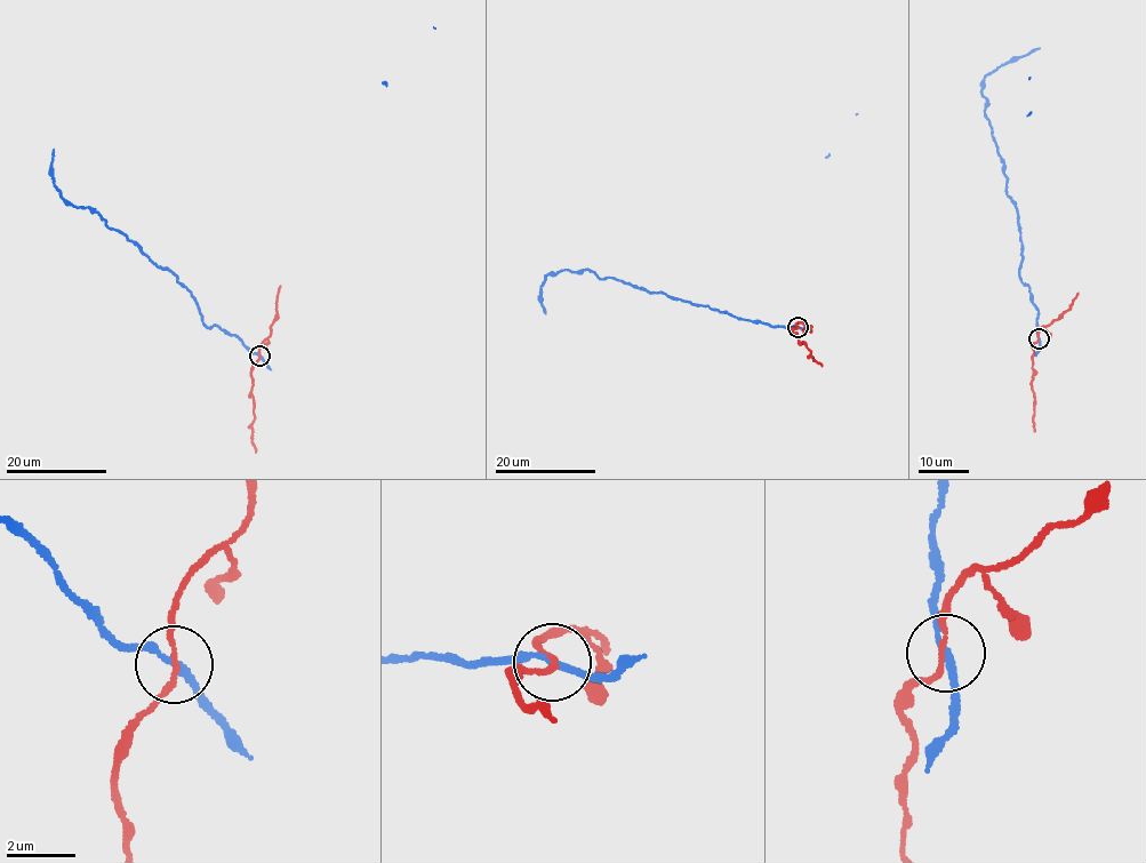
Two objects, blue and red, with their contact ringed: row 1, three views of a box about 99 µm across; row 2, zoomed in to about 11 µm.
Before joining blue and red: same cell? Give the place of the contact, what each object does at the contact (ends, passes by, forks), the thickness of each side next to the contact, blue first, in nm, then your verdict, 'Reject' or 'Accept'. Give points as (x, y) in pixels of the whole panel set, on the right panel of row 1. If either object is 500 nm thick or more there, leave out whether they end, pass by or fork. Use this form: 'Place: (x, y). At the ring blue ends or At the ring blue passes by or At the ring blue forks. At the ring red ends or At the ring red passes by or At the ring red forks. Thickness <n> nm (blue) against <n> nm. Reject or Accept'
Place: (1039, 338). At the ring blue passes by. At the ring red passes by. Thickness 180 nm (blue) against 130 nm. Reject

